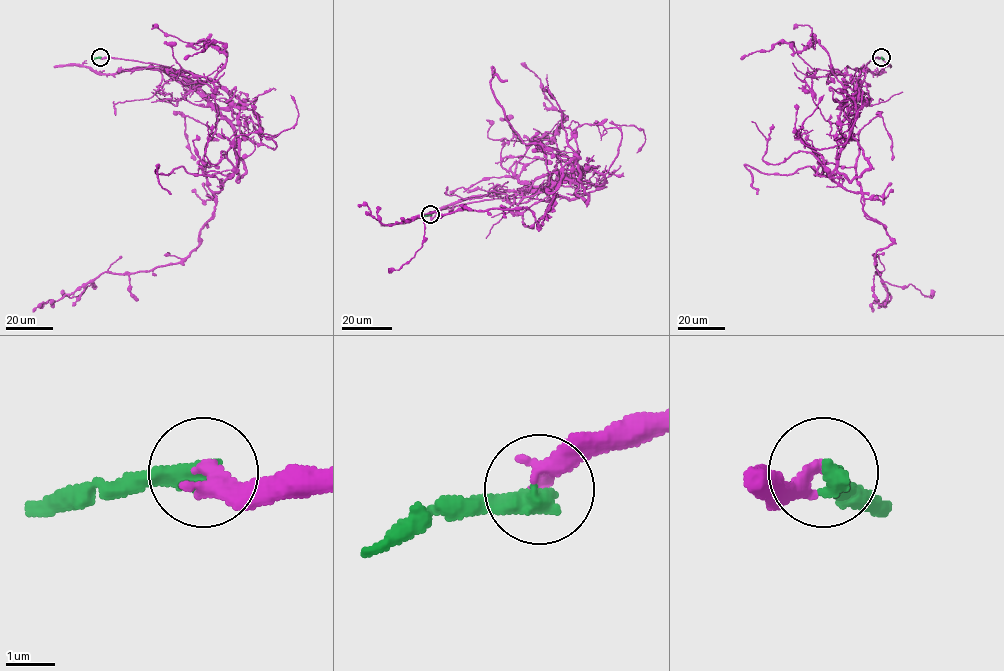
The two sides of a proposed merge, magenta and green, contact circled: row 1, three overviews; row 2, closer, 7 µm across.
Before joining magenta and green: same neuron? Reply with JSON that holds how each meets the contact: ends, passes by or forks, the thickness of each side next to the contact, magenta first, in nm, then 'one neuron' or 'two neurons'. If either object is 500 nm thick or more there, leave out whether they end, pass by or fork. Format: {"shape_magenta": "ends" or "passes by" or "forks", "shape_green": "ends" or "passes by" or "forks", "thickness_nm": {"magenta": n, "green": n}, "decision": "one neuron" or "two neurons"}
{"shape_magenta": "ends", "shape_green": "ends", "thickness_nm": {"magenta": 340, "green": 480}, "decision": "two neurons"}

